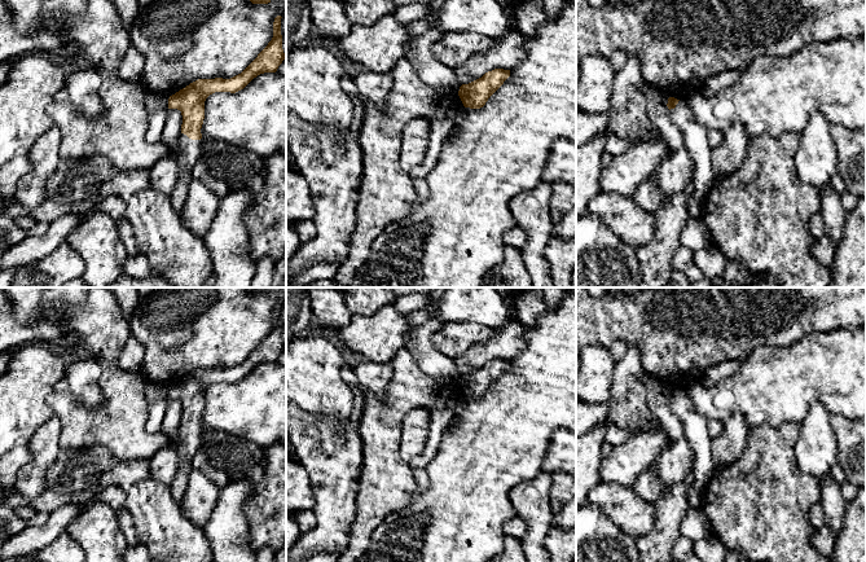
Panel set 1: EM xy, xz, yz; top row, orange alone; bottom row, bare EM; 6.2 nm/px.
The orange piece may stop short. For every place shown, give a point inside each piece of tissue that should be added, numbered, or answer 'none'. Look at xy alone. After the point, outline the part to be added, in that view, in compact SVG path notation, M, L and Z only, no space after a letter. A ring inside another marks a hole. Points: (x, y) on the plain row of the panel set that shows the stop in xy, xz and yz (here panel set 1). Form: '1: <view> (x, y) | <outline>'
1: xy (189, 440) | M180 423L179 426L179 438L172 447L177 452L179 469L185 464L192 461L192 457L201 447L201 430L192 430L186 425Z

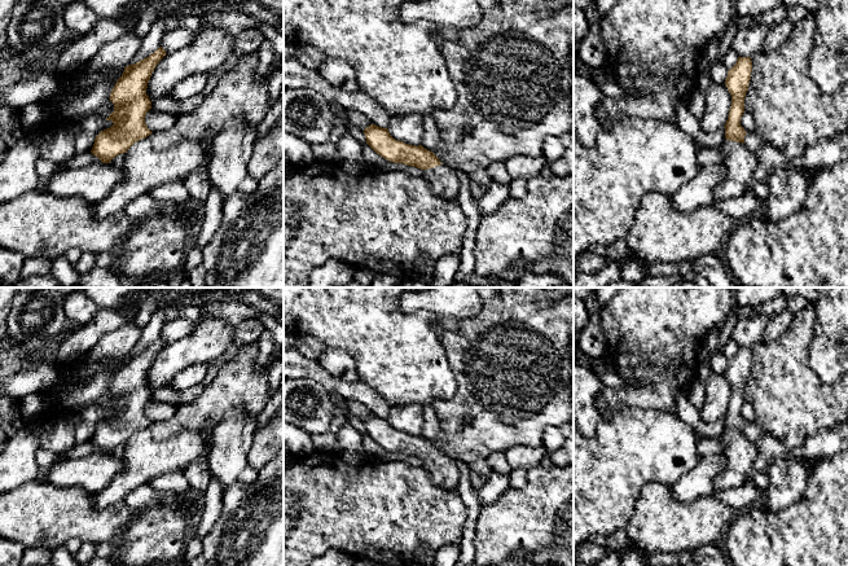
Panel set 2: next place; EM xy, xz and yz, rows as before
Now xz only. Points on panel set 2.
1: xz (444, 470) | M440 455L434 458L423 460L421 468L431 474L436 484L451 491L458 490L460 470L457 460Z

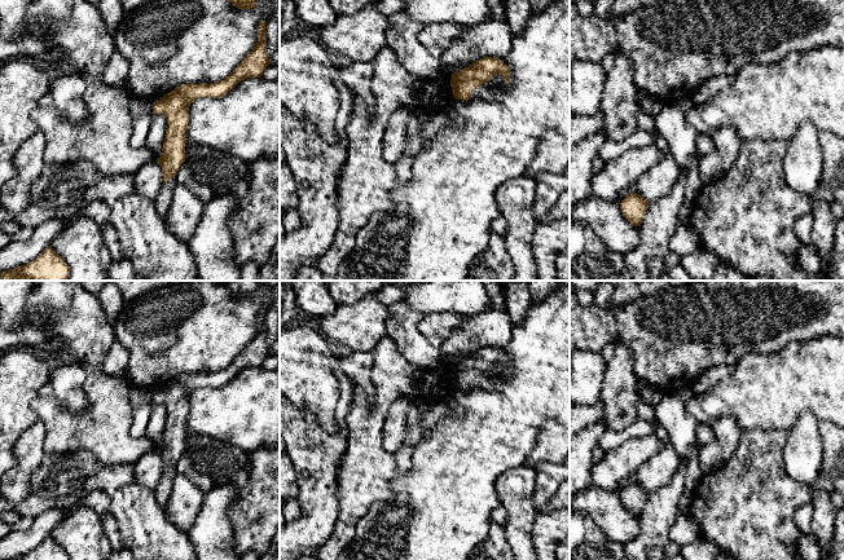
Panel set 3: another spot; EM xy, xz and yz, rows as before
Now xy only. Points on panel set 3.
none

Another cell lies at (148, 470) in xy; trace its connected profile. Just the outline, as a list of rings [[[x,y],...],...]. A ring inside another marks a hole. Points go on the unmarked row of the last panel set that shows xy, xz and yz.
[[[157,450],[148,451],[133,464],[133,472],[140,486],[154,490],[163,475],[161,454]]]

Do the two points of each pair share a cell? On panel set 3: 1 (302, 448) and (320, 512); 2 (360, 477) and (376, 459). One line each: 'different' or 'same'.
1: same
2: same

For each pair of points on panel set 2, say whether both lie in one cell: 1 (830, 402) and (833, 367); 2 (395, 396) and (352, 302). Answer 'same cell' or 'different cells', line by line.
1: different cells
2: same cell

